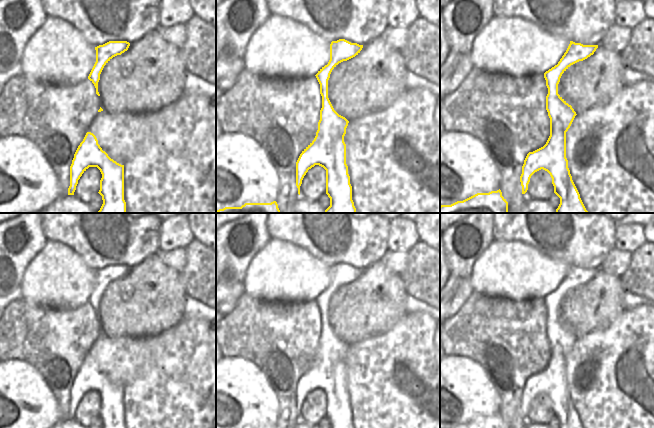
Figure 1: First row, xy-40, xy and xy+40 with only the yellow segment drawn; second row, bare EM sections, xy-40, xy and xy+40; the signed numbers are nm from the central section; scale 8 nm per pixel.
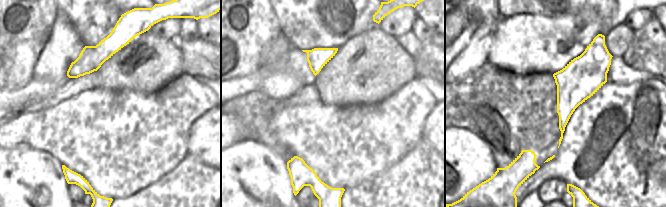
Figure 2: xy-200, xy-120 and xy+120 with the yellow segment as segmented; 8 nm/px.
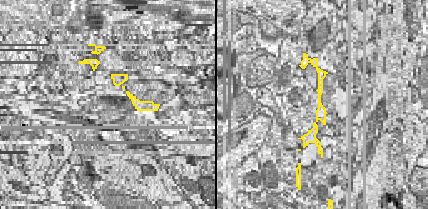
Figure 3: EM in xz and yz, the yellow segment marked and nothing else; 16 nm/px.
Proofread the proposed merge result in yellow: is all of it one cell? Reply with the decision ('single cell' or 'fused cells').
single cell

